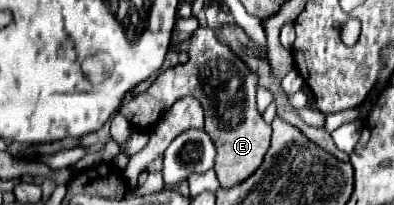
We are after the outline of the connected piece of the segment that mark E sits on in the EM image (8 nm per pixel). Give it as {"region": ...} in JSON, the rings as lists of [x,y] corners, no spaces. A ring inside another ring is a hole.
{"region":[[[200,27],[194,39],[196,47],[192,47],[194,55],[184,65],[168,67],[164,73],[156,77],[156,81],[140,95],[132,97],[128,103],[120,107],[120,113],[130,121],[132,127],[150,133],[162,115],[182,97],[192,95],[204,107],[204,131],[214,137],[218,155],[216,155],[216,177],[222,187],[234,187],[236,183],[246,181],[264,159],[264,153],[270,147],[272,129],[264,123],[262,115],[256,109],[256,87],[258,75],[246,67],[246,63],[232,53],[232,49],[216,39],[216,35],[208,27]]]}

